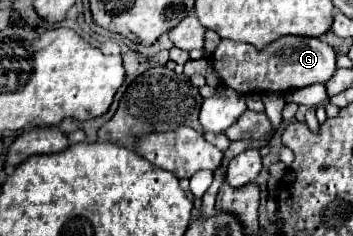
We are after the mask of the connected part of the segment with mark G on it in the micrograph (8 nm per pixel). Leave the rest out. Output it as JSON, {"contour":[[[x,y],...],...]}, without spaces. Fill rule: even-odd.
{"contour":[[[285,36],[269,44],[265,50],[257,50],[255,46],[243,42],[221,40],[211,62],[215,72],[221,76],[221,82],[227,88],[233,88],[241,94],[265,92],[265,90],[287,92],[311,84],[325,84],[337,70],[335,50],[329,44],[321,42],[319,38],[303,38],[303,36]]]}

